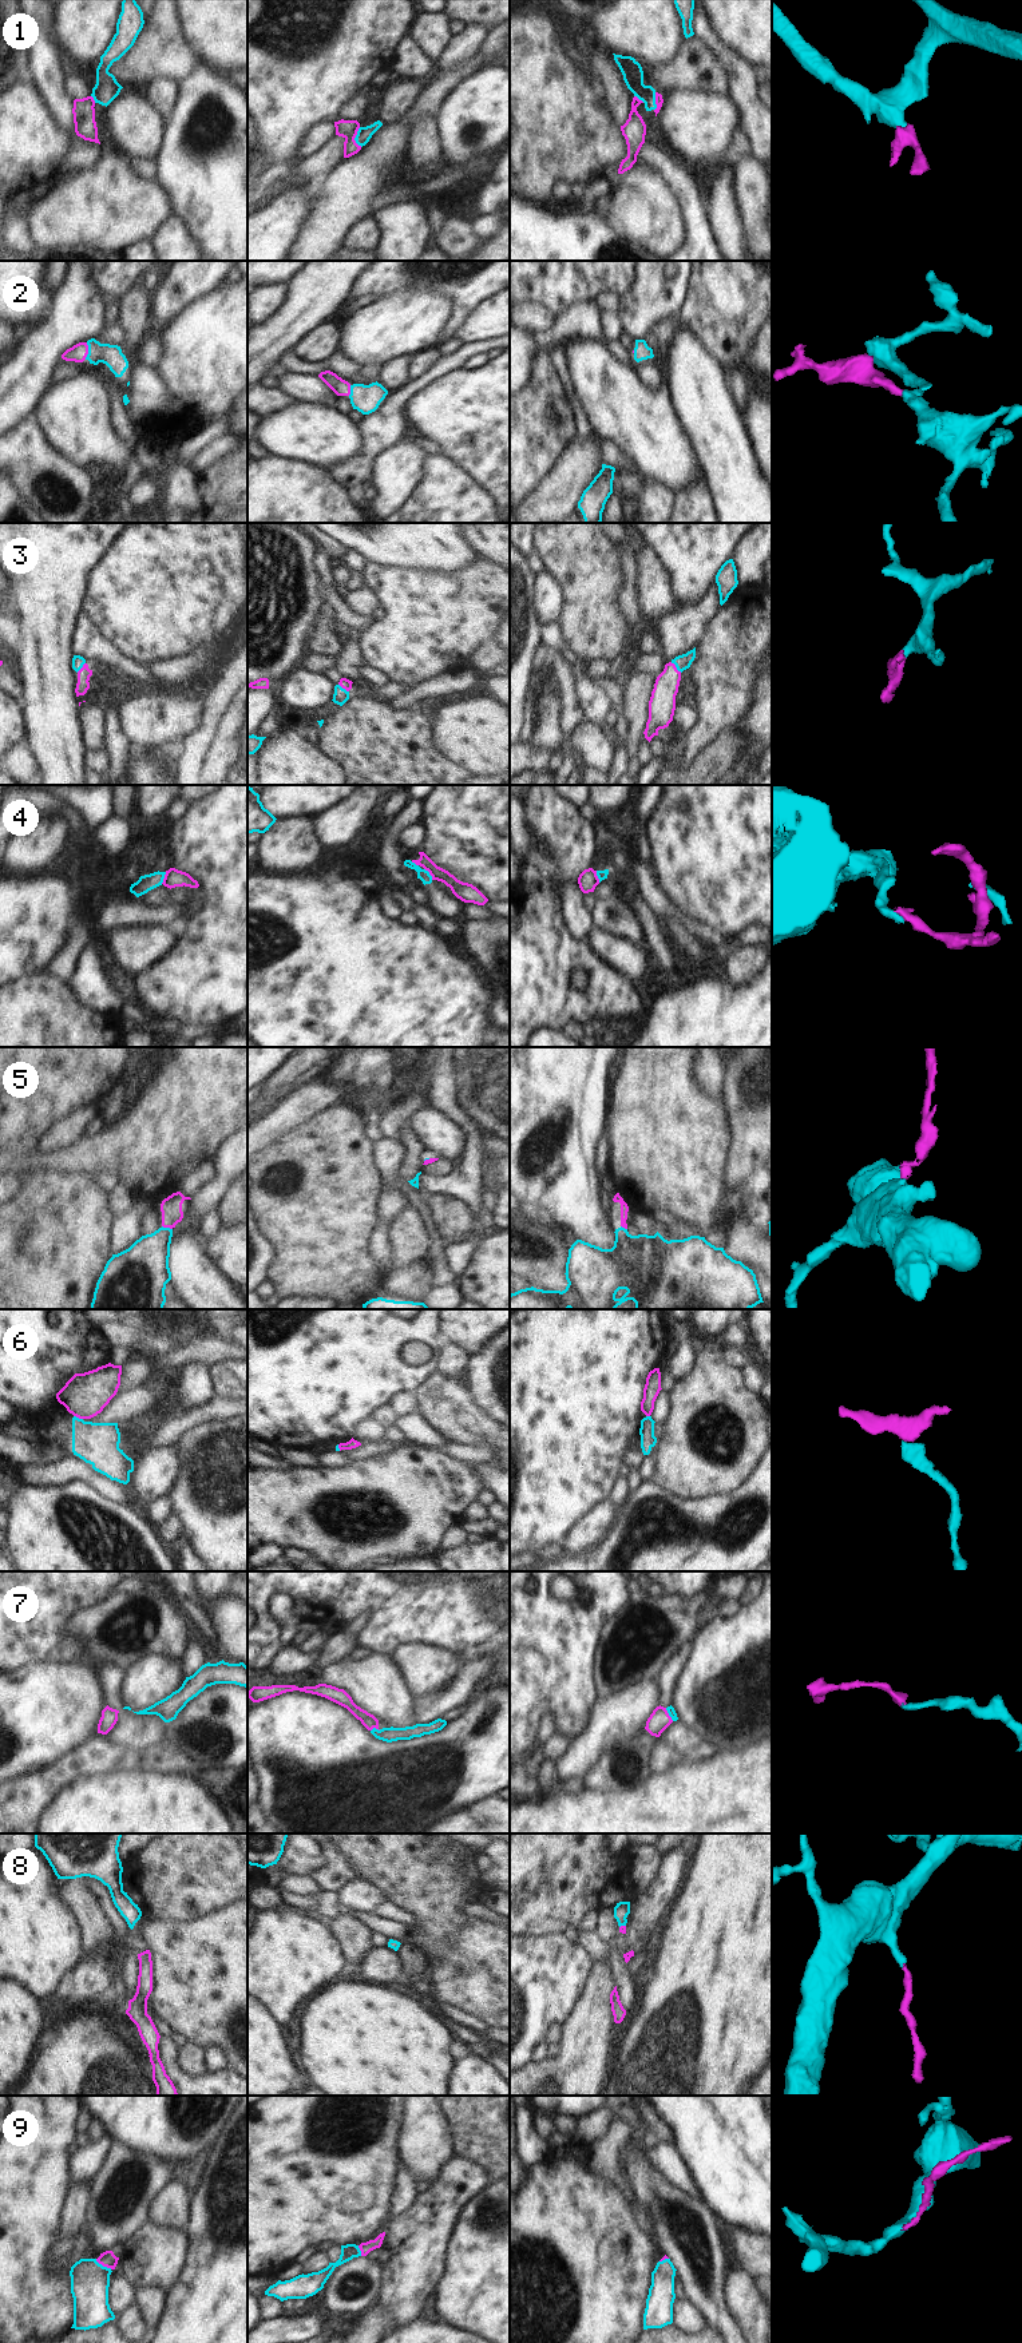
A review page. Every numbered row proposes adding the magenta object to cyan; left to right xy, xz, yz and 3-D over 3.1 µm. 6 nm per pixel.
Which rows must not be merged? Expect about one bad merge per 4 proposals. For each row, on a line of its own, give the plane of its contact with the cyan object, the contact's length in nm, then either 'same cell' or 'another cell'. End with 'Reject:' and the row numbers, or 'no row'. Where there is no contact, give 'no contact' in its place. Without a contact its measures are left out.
1: xz | 120 nm | same cell
2: xy | 110 nm | same cell
3: yz | 90 nm | same cell
4: xz | 90 nm | another cell
5: xy | 70 nm | same cell
6: xy | 60 nm | another cell
7: xz | 60 nm | same cell
8: yz | 40 nm | same cell
9: xy | 120 nm | same cell
Reject: 4, 6

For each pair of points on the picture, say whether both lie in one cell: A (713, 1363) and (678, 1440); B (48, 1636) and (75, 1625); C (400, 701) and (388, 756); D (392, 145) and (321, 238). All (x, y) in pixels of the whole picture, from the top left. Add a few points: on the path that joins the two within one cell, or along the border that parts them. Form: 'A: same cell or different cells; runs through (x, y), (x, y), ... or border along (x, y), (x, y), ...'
A: same cell; runs through (712, 1382), (712, 1396), (688, 1422)
B: different cells; border along (90, 1605), (68, 1624), (86, 1642), (83, 1656)
C: different cells; border along (385, 702), (397, 709), (423, 708)
D: same cell; runs through (371, 167), (347, 191), (331, 215)

